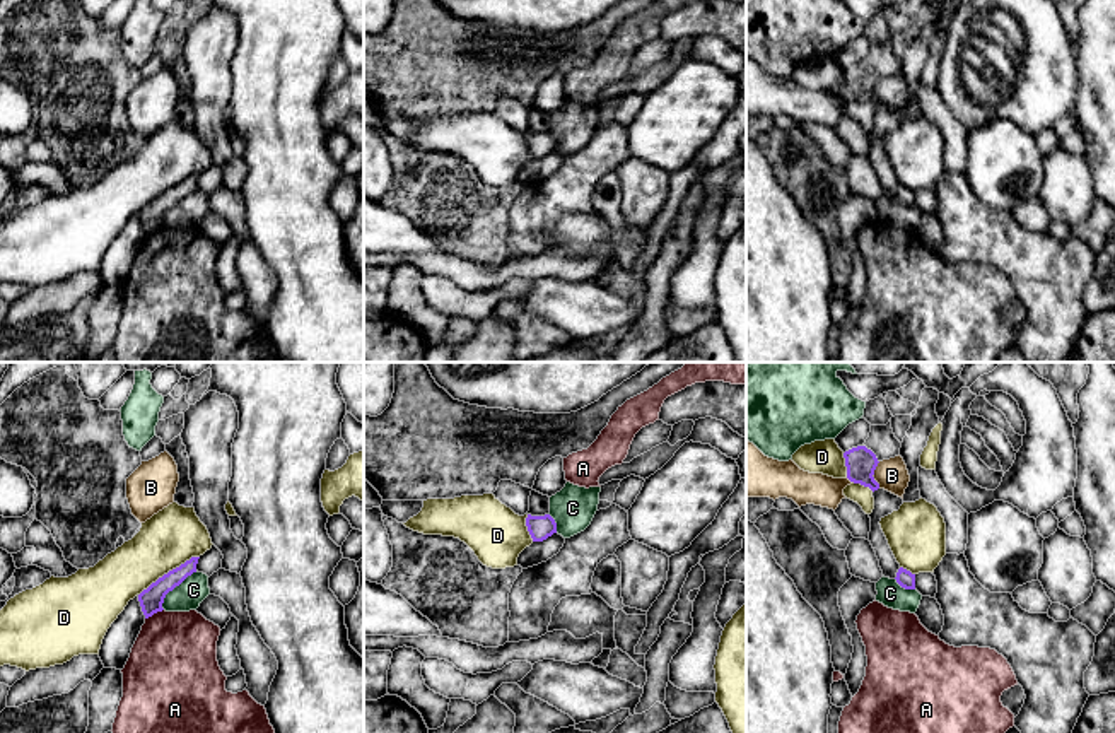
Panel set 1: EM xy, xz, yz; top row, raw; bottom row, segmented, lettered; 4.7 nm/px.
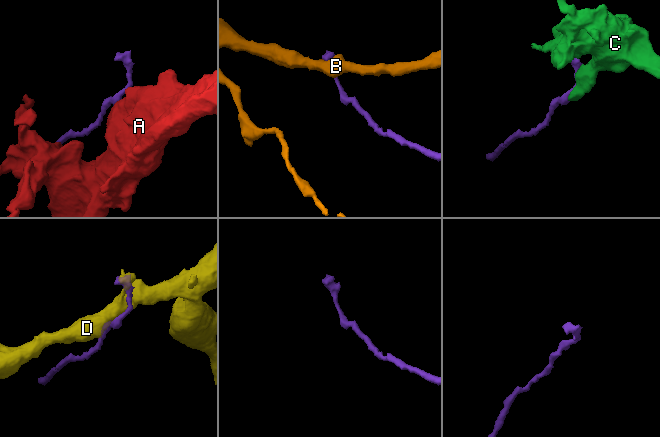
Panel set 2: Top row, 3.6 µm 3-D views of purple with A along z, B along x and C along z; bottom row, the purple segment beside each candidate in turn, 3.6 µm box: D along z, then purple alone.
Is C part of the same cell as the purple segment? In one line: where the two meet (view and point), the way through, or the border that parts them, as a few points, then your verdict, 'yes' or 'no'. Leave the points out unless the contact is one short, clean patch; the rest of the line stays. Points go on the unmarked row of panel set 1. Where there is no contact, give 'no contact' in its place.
contact xy (175, 204); no

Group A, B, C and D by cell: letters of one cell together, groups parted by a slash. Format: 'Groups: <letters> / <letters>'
Groups: A / B / C / D

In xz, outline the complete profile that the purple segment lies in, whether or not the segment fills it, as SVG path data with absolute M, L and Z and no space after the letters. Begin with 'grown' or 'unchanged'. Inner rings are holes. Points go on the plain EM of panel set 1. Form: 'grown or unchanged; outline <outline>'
unchanged; outline M528 132L526 144L533 159L543 159L553 150L557 150L557 140L550 132L545 132L545 133Z

